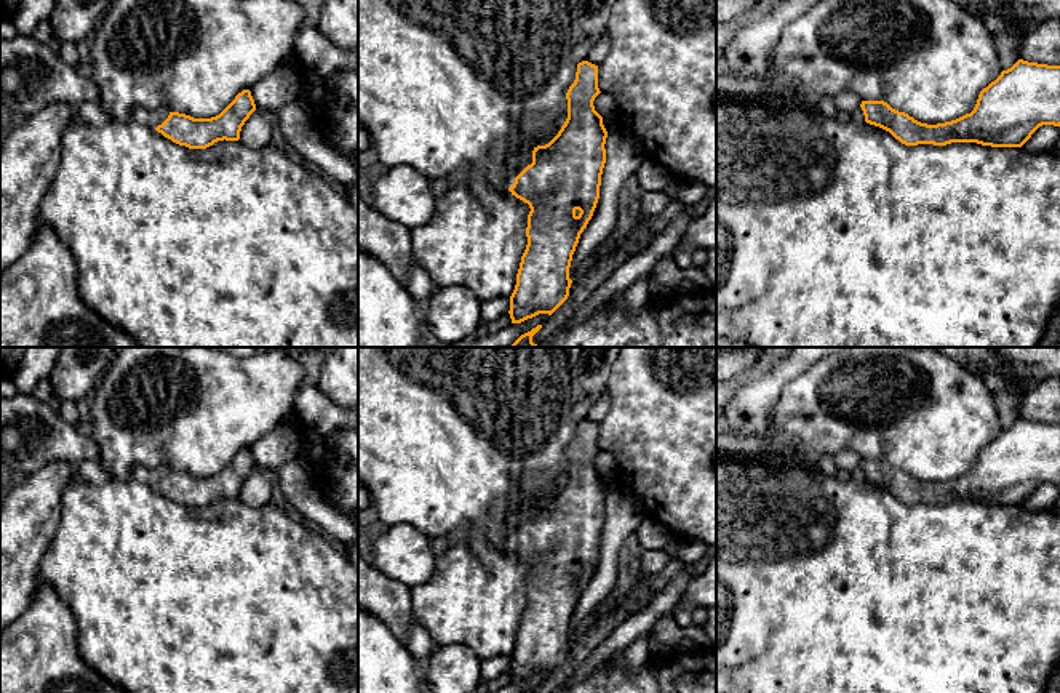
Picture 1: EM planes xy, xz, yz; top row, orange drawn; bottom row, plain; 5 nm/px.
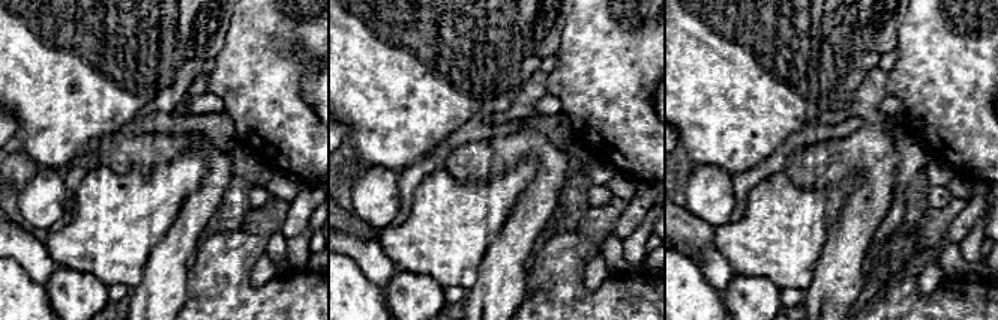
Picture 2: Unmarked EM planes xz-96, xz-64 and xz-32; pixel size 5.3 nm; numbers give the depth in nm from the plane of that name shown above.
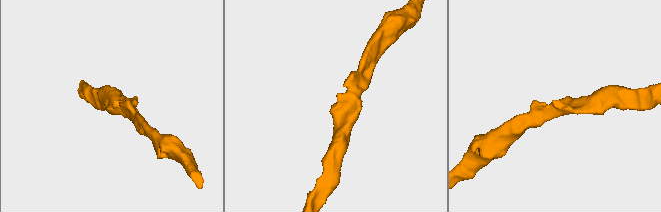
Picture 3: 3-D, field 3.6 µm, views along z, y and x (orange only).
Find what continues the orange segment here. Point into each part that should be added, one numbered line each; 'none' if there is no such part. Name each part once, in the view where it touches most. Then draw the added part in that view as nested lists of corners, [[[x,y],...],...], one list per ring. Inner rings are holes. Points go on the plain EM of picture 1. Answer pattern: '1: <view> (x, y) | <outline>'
1: xz (515, 524) | [[[523,509],[521,512],[508,517],[507,520],[507,544],[512,546],[515,536],[532,522],[532,511]]]

